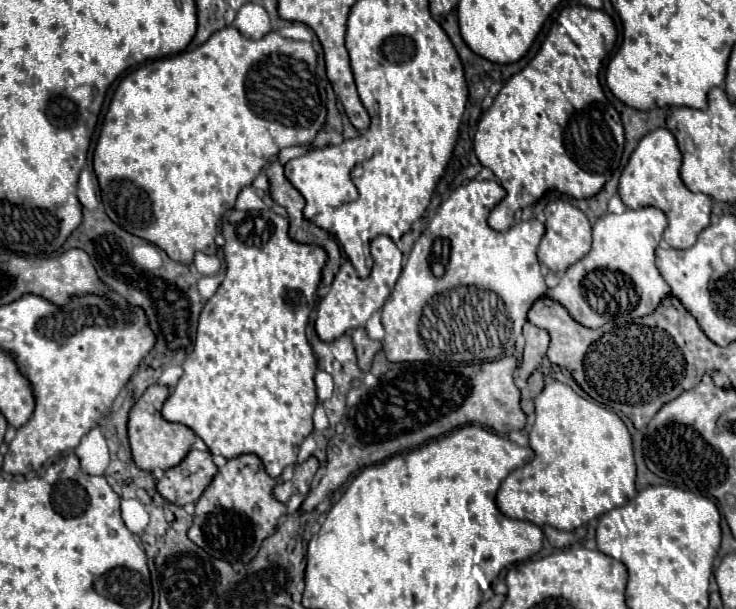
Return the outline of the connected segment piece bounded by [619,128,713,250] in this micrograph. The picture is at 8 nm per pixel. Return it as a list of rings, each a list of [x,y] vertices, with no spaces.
[[[657,128],[649,132],[647,136],[641,138],[639,146],[629,158],[627,168],[621,174],[619,180],[619,196],[627,208],[645,208],[645,206],[655,206],[665,212],[669,226],[667,232],[663,234],[663,240],[677,250],[691,248],[695,244],[699,232],[707,228],[709,218],[711,218],[711,208],[713,202],[705,194],[693,194],[681,180],[679,176],[681,168],[681,152],[677,146],[675,136],[667,128]]]

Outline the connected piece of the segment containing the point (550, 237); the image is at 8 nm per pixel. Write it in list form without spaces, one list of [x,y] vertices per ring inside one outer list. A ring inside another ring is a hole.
[[[553,200],[545,206],[545,236],[537,248],[539,262],[551,272],[565,272],[571,264],[579,262],[591,250],[591,224],[587,216],[565,200]]]

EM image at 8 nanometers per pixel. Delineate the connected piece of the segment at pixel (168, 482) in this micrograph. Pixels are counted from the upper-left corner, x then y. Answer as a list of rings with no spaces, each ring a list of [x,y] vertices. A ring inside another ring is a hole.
[[[191,448],[185,460],[173,468],[167,468],[157,478],[157,492],[175,506],[197,502],[209,482],[215,478],[217,466],[213,464],[211,452]]]

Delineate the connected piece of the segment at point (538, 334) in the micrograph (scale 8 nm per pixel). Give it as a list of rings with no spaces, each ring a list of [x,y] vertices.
[[[525,322],[523,326],[523,336],[525,336],[525,354],[523,354],[523,362],[517,370],[517,376],[527,380],[533,370],[537,370],[547,354],[547,348],[551,344],[551,338],[547,336],[547,330],[543,328],[537,328],[535,324],[531,322]]]

